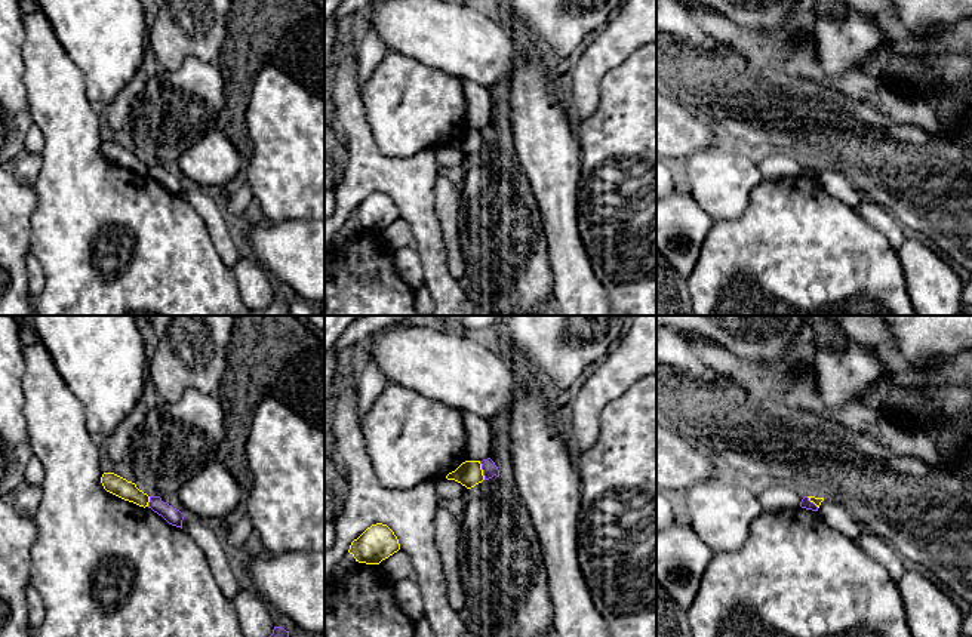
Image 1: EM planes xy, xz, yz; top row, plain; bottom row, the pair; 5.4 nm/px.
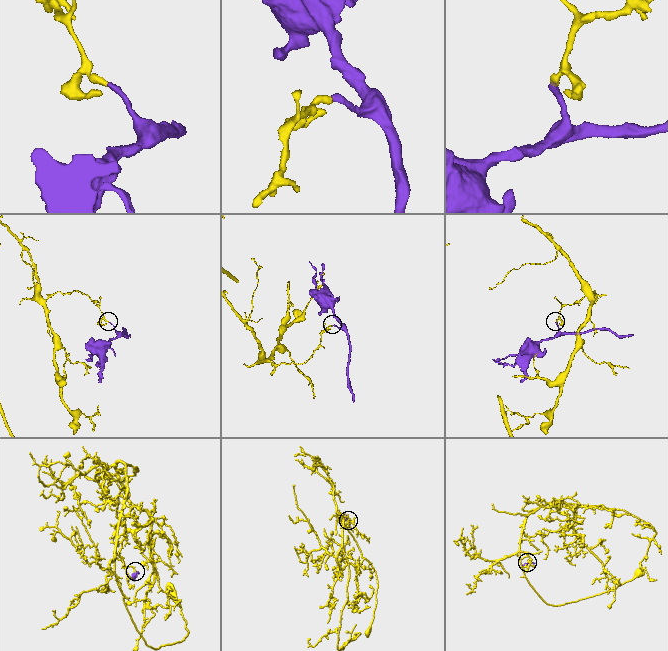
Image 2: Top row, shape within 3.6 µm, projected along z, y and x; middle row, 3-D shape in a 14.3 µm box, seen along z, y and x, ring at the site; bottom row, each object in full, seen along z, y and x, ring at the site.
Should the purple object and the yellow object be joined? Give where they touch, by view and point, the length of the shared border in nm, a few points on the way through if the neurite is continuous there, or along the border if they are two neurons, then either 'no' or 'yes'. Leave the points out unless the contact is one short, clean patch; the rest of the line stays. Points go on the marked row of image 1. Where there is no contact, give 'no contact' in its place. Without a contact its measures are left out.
xz (483, 470) | 110 nm | along xz (479, 461), (485, 479) | no

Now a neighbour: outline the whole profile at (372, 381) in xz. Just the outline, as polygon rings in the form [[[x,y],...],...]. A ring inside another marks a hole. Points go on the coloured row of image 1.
[[[369,360],[364,366],[359,384],[359,418],[360,424],[364,419],[367,410],[373,404],[375,398],[390,385],[391,382],[379,369],[375,360]]]

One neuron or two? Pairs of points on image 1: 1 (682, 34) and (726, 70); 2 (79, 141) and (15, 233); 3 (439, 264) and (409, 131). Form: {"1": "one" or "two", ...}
{"1": "one", "2": "two", "3": "two"}

